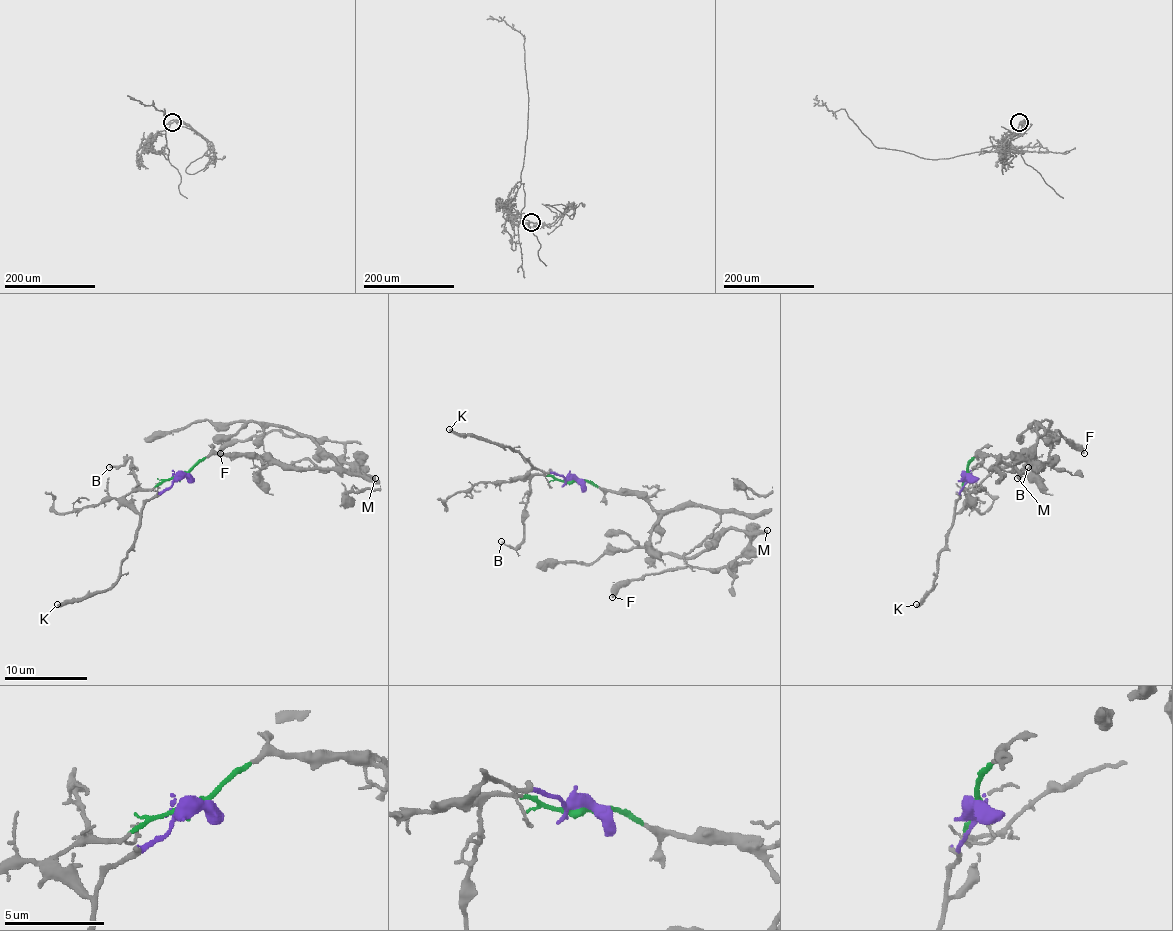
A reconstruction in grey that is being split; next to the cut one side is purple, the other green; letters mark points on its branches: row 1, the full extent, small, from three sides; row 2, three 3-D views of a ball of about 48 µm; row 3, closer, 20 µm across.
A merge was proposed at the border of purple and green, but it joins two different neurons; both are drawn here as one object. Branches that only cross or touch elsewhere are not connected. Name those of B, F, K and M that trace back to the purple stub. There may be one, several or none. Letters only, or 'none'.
K

